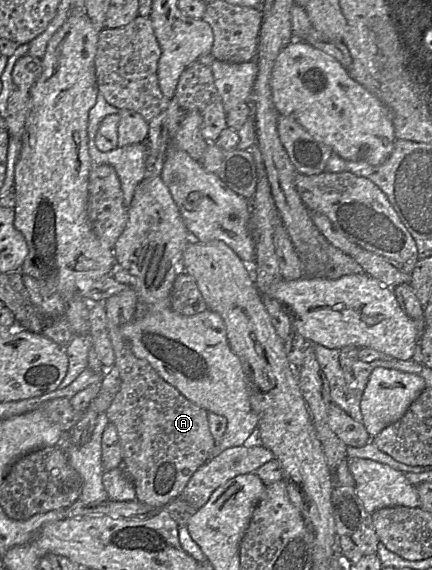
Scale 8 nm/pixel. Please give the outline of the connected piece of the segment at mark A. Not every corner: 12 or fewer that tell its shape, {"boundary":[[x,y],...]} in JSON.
{"boundary":[[138,296],[106,300],[121,385],[117,429],[136,501],[179,498],[216,442],[208,412],[137,358],[121,327]]}

